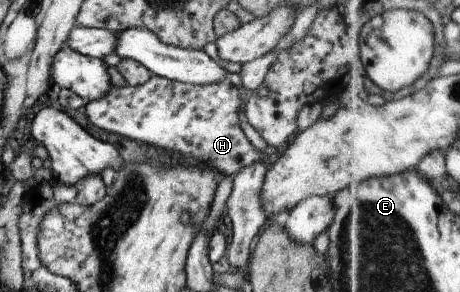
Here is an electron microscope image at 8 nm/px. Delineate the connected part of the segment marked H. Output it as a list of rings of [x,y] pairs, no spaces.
[[[152,75],[137,87],[111,86],[105,95],[84,104],[84,113],[89,123],[103,131],[197,159],[199,163],[217,169],[223,176],[234,176],[264,156],[251,146],[239,128],[239,107],[241,101],[237,89],[227,80],[191,85]]]

